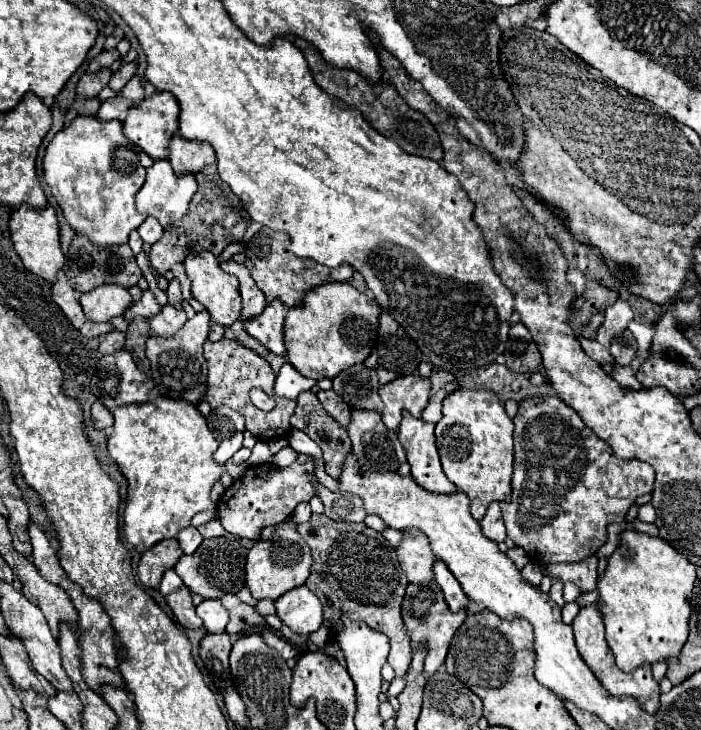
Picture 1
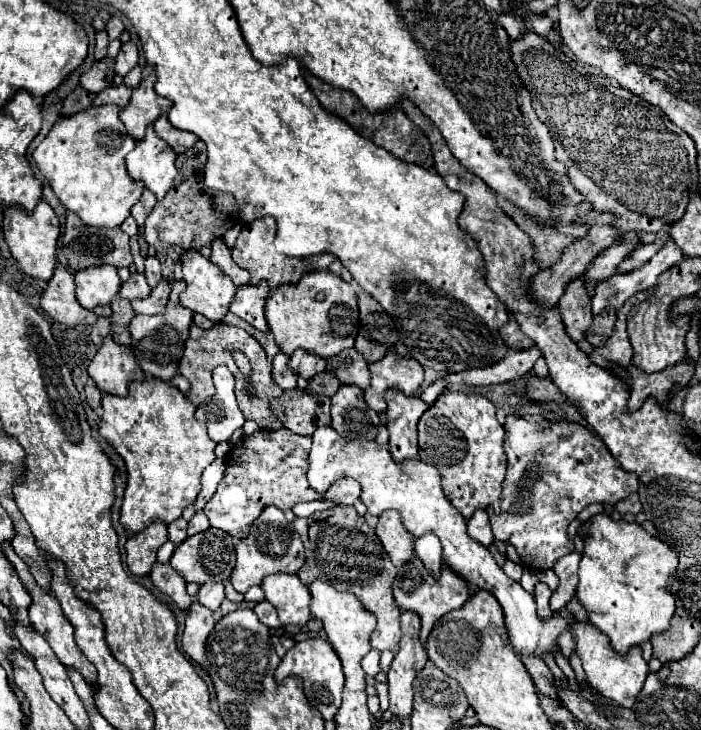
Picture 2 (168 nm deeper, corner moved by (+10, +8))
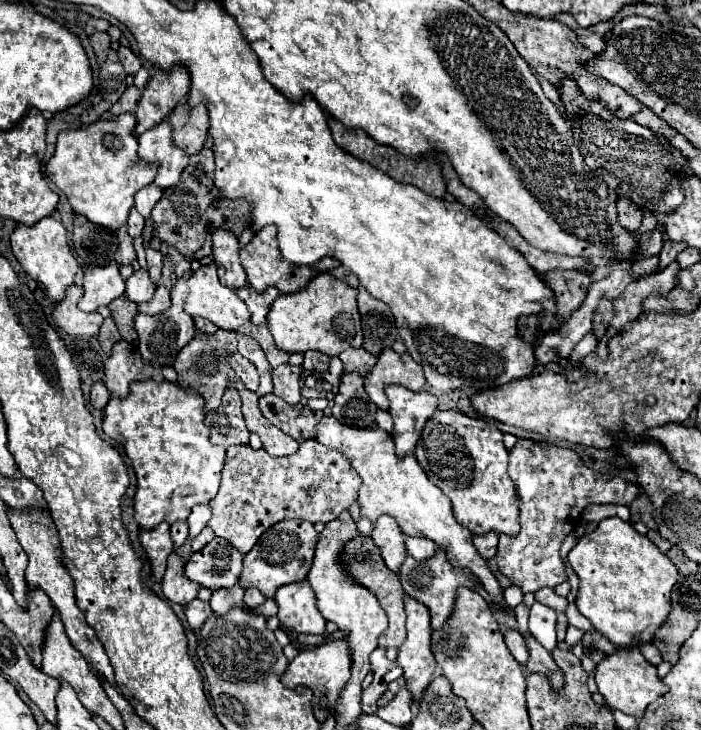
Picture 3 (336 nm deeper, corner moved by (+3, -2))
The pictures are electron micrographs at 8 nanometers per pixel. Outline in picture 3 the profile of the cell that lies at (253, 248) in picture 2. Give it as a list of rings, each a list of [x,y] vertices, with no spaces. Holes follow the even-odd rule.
[[[265,226],[261,228],[253,240],[241,248],[241,264],[245,268],[247,280],[255,290],[265,290],[265,286],[275,286],[283,294],[287,292],[297,292],[307,286],[307,282],[313,278],[313,270],[309,266],[295,266],[287,258],[281,256],[279,246],[277,246],[277,228],[275,226]]]

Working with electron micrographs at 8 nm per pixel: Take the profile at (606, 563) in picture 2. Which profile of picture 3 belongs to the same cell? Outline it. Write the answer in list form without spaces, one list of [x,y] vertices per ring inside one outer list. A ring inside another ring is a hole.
[[[607,518],[591,534],[579,538],[567,562],[579,576],[577,610],[591,620],[597,632],[615,646],[653,640],[653,630],[665,622],[671,610],[671,588],[677,582],[677,568],[647,536],[621,518]]]

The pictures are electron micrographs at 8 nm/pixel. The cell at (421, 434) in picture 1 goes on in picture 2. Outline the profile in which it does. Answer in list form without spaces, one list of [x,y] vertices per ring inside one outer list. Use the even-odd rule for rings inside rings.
[[[396,388],[386,392],[386,428],[390,432],[390,454],[398,464],[418,460],[418,420],[428,410],[418,396],[404,396]]]

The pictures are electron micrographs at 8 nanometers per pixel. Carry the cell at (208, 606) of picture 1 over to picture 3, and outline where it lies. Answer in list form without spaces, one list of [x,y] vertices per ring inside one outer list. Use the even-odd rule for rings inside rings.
[[[235,584],[233,588],[221,588],[213,592],[209,604],[213,612],[219,616],[219,614],[225,614],[225,610],[229,610],[233,602],[243,602],[243,594],[245,594],[245,588],[241,588],[239,584]]]

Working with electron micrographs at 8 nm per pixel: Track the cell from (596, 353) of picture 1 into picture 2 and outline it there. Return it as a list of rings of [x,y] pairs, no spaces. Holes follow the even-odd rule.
[[[576,278],[568,284],[564,296],[558,300],[558,308],[560,308],[562,322],[564,322],[570,338],[574,342],[586,340],[586,330],[590,328],[594,316],[590,310],[590,296],[580,278]]]

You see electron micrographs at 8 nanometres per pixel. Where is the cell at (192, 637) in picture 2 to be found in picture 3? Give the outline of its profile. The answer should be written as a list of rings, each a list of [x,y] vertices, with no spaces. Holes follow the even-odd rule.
[[[195,598],[195,600],[191,600],[189,604],[185,604],[185,616],[187,616],[189,626],[197,632],[197,630],[201,628],[201,624],[203,624],[209,616],[213,616],[213,612],[211,612],[209,602],[203,602],[203,600]]]

